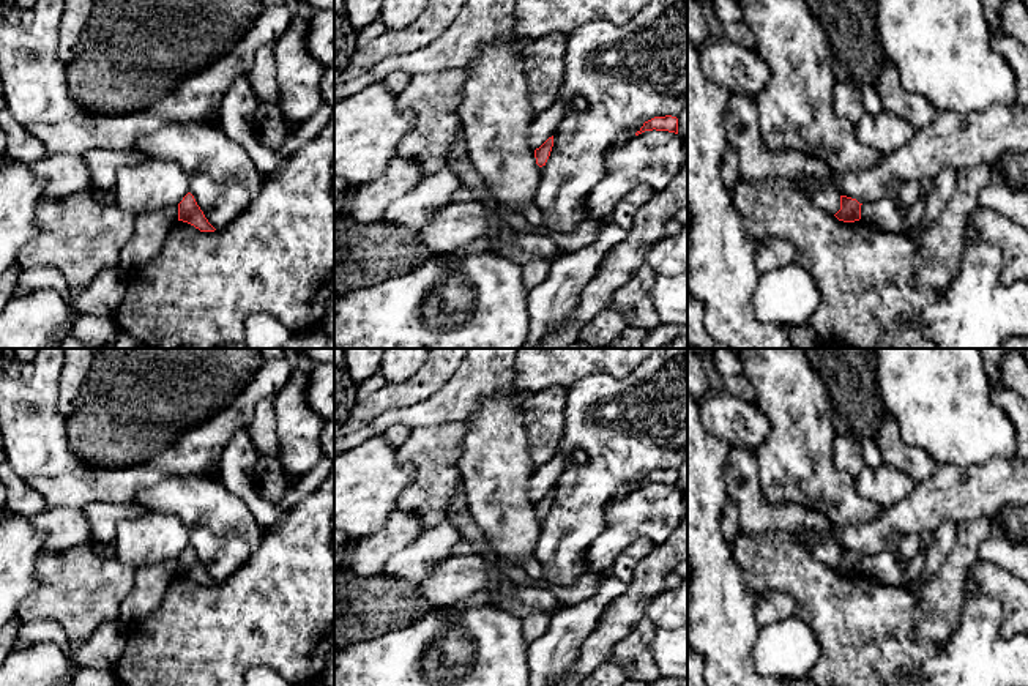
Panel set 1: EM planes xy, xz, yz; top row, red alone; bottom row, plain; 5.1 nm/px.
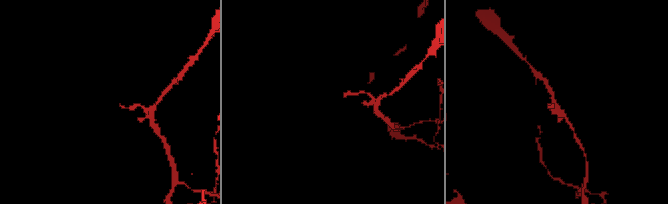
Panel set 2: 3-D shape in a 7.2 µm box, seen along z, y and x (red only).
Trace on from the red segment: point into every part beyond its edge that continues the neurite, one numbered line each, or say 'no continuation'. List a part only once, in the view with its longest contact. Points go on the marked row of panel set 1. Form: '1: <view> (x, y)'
no continuation

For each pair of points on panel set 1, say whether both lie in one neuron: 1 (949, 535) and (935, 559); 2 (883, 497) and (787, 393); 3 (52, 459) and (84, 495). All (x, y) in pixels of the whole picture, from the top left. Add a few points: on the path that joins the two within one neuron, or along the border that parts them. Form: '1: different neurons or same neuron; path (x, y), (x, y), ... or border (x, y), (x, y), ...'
1: same neuron; path (943, 541), (938, 552)
2: different neurons; border (853, 477), (856, 491), (879, 505)
3: different neurons; border (100, 467), (90, 478), (70, 473), (29, 477)

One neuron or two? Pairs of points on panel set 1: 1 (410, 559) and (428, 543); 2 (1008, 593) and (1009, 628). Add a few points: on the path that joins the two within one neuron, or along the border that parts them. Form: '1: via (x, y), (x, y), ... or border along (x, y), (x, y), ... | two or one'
1: via (415, 555), (423, 548) | one
2: via (1011, 601), (1011, 620) | one

